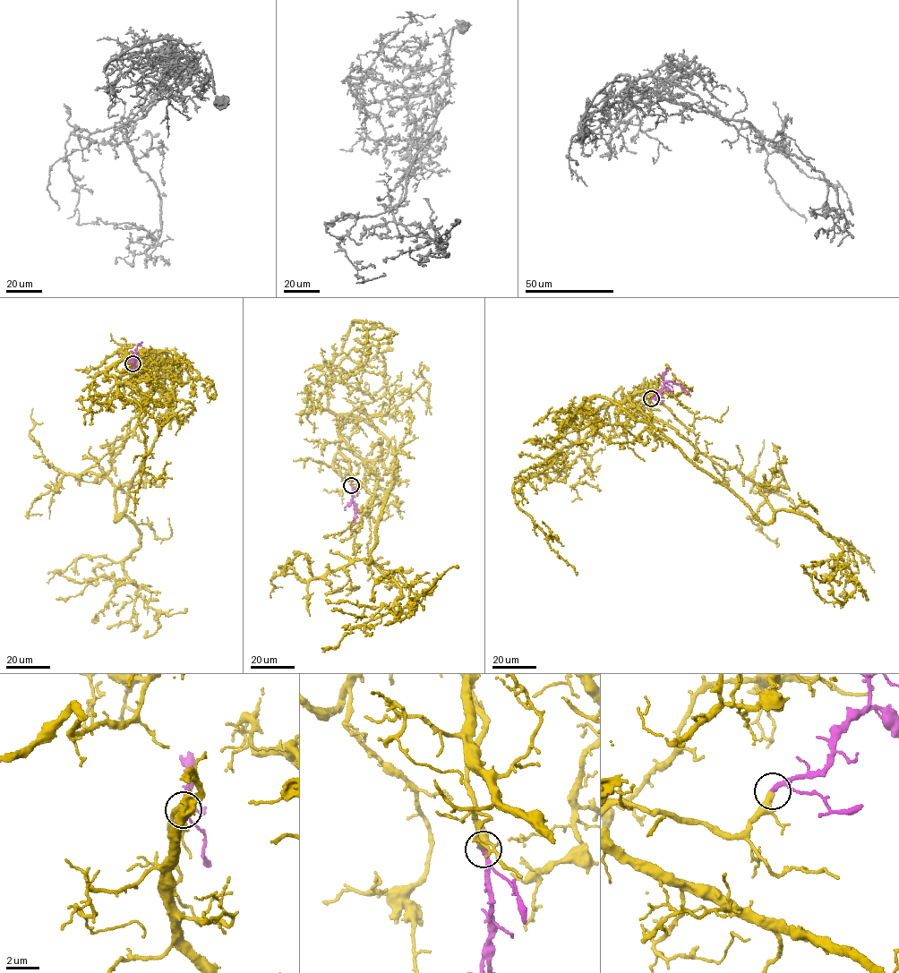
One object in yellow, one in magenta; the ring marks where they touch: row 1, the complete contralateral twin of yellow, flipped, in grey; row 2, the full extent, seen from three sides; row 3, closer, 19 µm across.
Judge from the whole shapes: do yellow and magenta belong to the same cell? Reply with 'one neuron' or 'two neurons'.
one neuron

